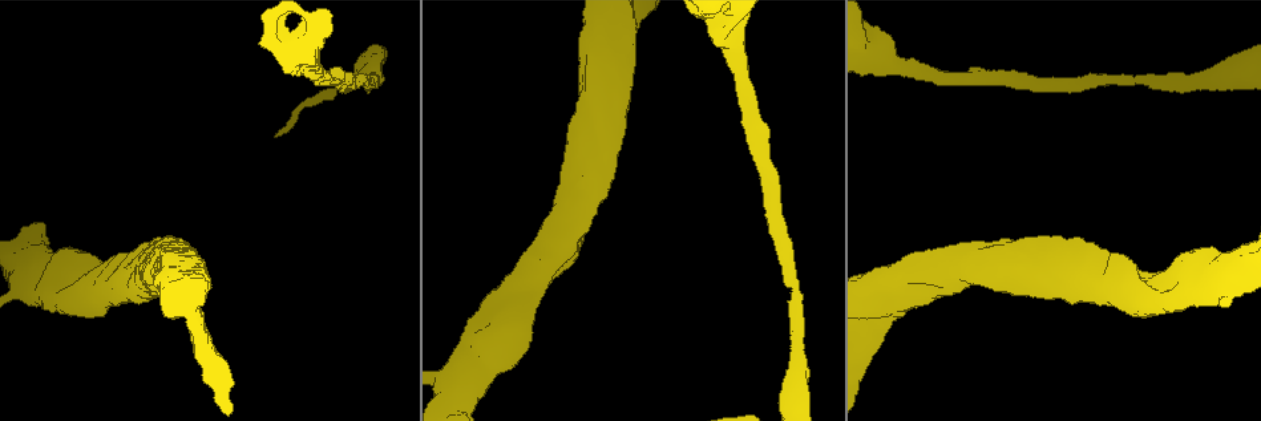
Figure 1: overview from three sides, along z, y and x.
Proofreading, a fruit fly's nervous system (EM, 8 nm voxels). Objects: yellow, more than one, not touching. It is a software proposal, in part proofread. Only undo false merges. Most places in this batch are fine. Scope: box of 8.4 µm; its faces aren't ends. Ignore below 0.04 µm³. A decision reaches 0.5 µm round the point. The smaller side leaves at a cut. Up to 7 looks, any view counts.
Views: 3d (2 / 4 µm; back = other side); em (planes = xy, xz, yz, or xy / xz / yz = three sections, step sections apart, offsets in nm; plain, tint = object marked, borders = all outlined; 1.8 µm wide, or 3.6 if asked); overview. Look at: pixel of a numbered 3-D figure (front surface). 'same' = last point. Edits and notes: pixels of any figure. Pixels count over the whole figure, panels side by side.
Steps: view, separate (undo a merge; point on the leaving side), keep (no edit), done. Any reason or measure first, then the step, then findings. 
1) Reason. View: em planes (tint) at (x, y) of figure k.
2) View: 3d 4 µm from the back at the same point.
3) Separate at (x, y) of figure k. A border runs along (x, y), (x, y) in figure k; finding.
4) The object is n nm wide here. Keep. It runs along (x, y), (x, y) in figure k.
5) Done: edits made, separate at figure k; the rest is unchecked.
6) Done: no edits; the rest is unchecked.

Calibre changes. View: em 3.6 µm yz step 16 (tint) at (451, 376) of figure 1.

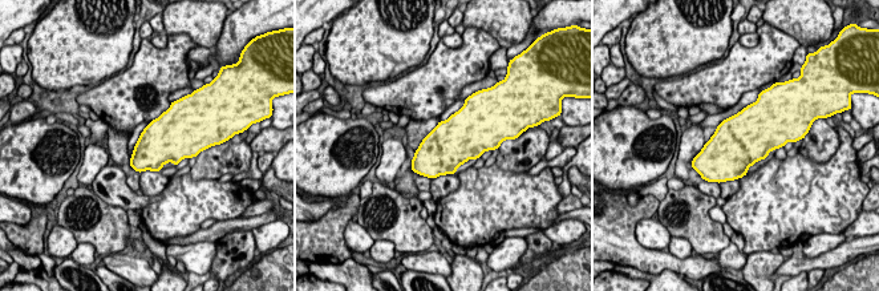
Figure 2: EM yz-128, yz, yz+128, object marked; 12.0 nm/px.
View: em 3.6 µm planes (tint) at the same point.

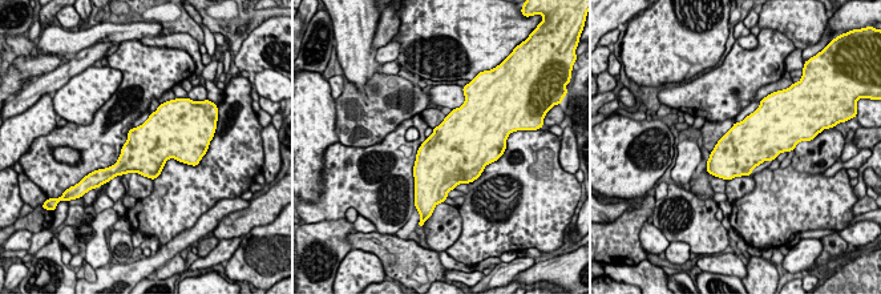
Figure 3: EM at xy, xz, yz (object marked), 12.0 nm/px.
Keep. Continuous, no second neuron.

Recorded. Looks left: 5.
Thick turns thin. View: 3d 2 µm at (798, 371) of figure 1.

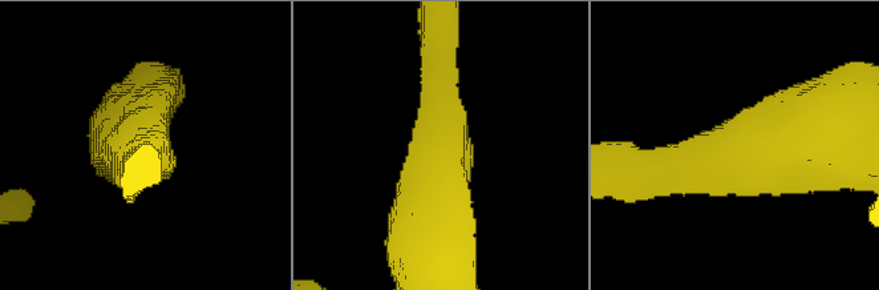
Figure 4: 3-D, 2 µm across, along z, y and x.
The arms are 220, 480 nm wide. View: em planes (tint) at (747, 155) of figure 4.

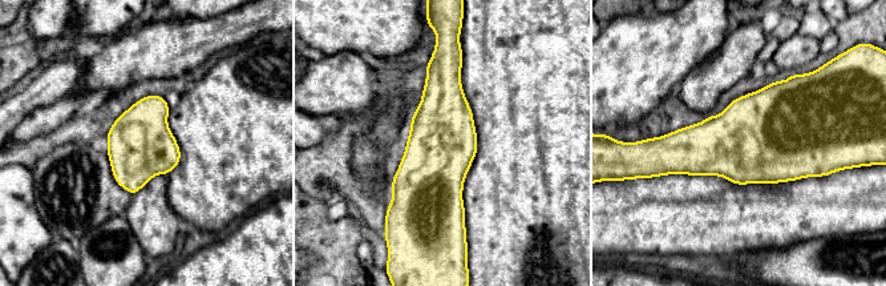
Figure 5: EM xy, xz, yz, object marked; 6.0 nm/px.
Keep. All the same neuron.

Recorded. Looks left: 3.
Branch point. View: em 3.6 µm planes (tint) at (721, 21) of figure 1.

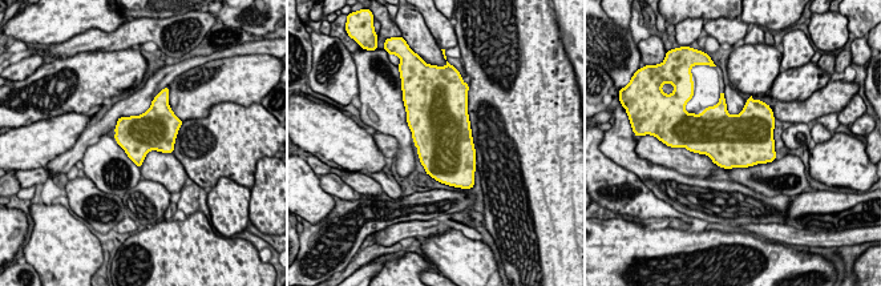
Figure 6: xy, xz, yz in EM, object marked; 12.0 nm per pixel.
Keep. All the same neuron.

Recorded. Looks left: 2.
Done: no edits; the rest is unchecked.

